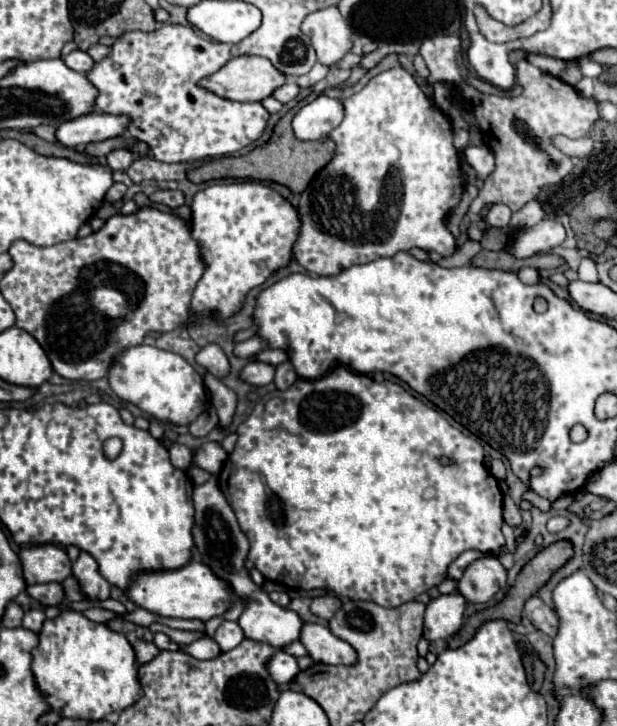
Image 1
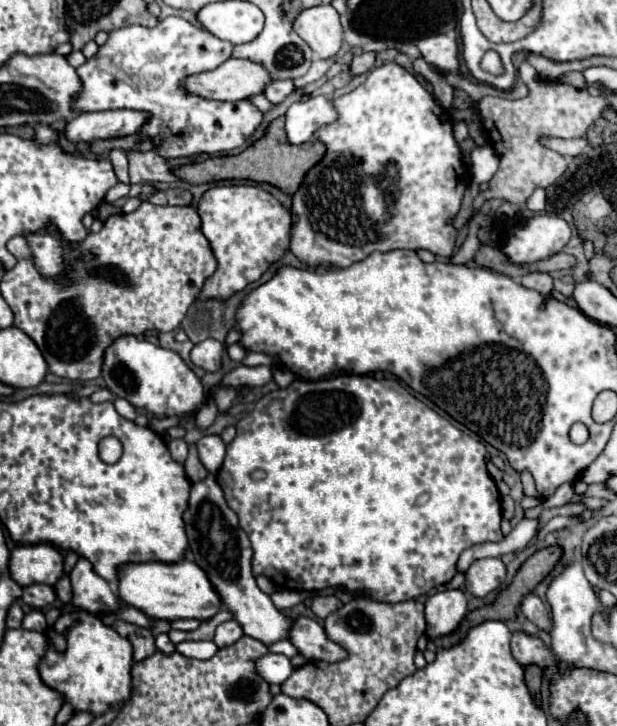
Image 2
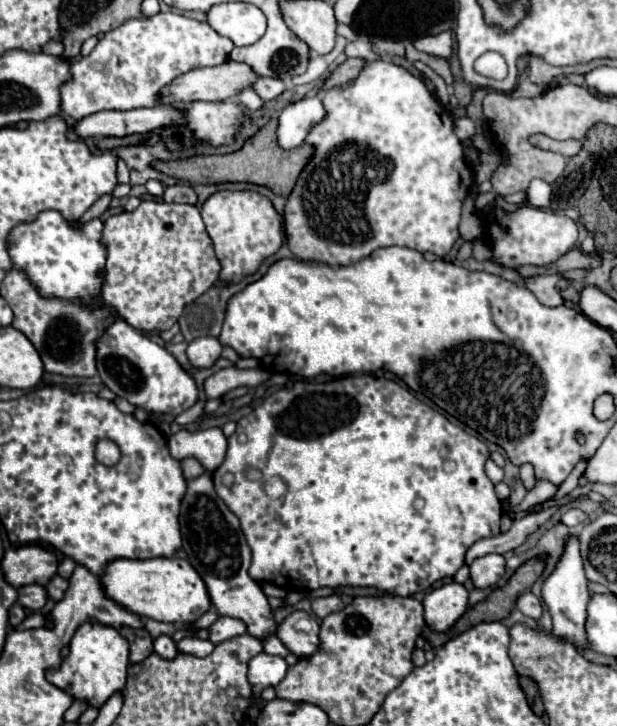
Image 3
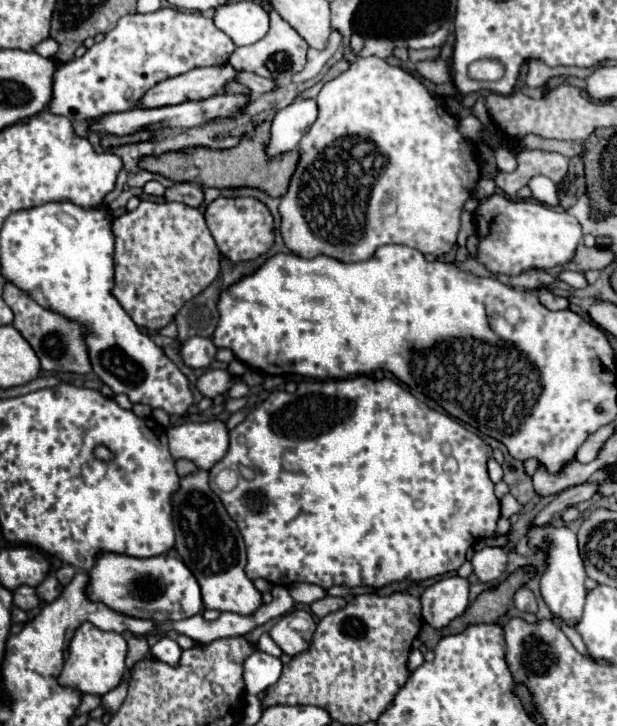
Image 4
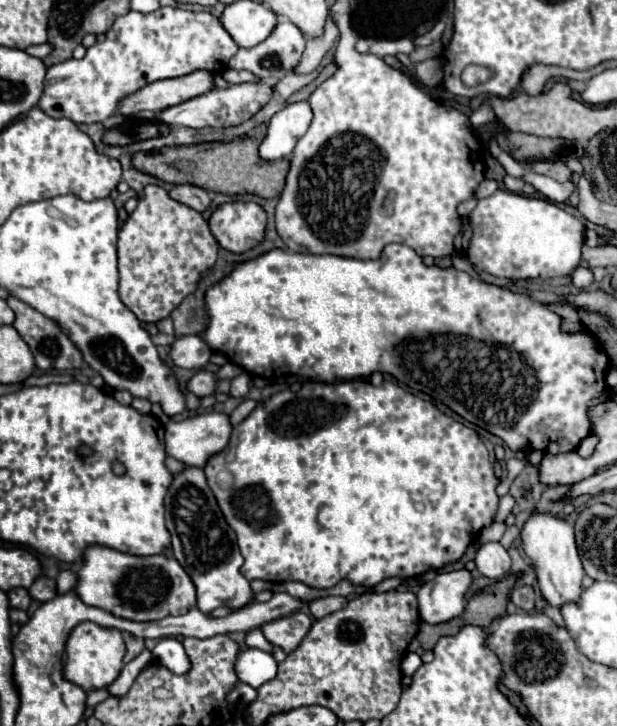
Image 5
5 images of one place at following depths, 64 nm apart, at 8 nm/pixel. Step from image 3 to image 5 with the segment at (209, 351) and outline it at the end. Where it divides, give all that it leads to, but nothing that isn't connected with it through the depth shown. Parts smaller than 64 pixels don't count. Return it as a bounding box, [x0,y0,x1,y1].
[170,336,212,370]

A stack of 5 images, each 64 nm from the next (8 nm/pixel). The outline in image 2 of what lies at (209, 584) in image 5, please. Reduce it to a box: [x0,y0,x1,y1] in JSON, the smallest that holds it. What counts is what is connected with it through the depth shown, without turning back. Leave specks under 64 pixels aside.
[184,474,294,646]

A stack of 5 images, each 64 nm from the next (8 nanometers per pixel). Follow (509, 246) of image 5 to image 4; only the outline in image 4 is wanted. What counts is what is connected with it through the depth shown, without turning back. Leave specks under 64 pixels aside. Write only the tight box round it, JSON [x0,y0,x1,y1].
[476,196,582,274]

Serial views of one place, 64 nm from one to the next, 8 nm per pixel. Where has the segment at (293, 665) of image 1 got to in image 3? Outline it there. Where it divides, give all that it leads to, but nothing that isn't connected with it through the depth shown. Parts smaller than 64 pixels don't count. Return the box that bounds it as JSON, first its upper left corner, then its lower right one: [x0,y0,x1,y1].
[248,652,288,694]

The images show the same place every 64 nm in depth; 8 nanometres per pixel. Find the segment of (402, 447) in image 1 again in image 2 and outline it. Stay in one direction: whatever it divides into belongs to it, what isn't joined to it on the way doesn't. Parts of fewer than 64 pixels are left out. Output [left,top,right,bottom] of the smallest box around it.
[216,374,504,604]

